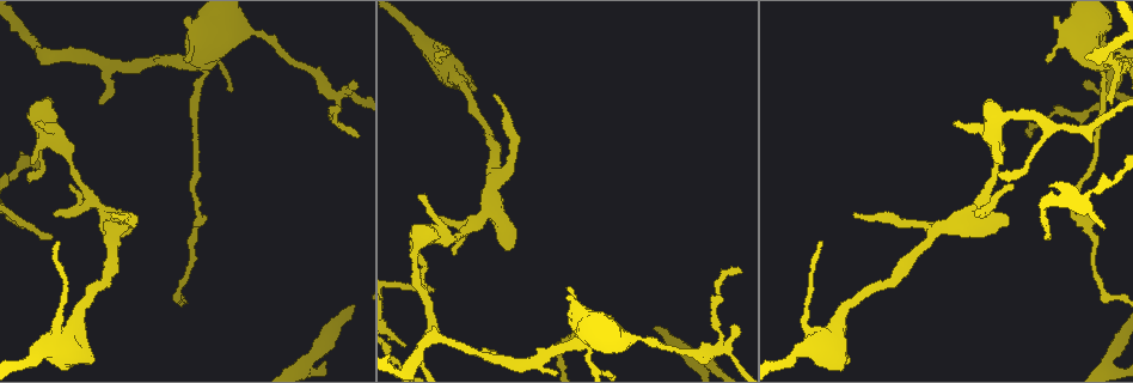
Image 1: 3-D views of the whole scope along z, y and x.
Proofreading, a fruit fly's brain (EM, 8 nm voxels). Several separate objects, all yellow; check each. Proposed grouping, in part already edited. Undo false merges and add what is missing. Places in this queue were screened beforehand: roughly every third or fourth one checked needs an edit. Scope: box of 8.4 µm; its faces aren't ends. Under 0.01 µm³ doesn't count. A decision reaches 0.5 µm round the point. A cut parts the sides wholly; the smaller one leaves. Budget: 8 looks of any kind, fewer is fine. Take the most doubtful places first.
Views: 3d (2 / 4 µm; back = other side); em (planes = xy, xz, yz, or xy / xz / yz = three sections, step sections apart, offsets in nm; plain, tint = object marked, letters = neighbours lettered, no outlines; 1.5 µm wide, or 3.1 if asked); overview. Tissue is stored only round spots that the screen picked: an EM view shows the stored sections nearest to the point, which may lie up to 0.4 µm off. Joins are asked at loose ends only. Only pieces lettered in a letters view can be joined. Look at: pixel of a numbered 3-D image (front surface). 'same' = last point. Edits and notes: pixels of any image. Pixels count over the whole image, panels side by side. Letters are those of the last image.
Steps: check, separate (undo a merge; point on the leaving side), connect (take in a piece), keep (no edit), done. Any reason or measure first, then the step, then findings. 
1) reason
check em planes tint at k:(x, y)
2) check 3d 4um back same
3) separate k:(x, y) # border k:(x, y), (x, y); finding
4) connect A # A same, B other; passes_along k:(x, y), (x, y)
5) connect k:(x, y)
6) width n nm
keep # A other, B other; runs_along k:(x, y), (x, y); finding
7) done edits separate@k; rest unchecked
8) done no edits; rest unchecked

thick turns thin
check em planes tint at 1:(1103, 81)

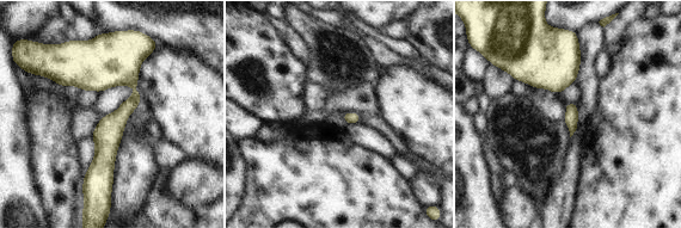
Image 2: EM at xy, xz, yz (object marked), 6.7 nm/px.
check em planes letters same

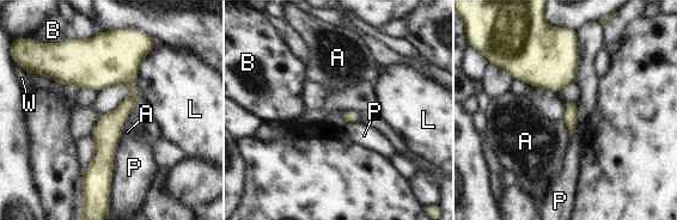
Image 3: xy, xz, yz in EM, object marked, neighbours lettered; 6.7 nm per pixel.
keep # A other, B other, L other, P other, W other; border 3:(124, 126), (119, 141); continuous, no second neuron

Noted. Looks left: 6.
an open end
check 3d 2um at 1:(98, 101)

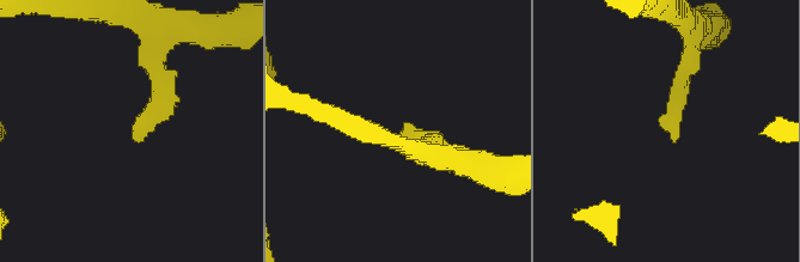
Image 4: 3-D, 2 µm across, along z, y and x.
need the tissue
check em planes letters at 4:(132, 136)

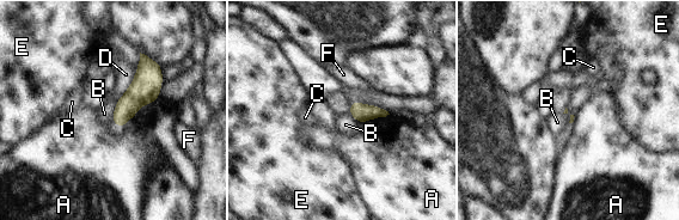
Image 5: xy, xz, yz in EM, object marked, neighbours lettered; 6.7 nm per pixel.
keep # A other, B other, C other, D other, E other, F other; border 5:(120, 97), (111, 121); none of them fits

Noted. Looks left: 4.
check 3d 4um at 1:(37, 122)

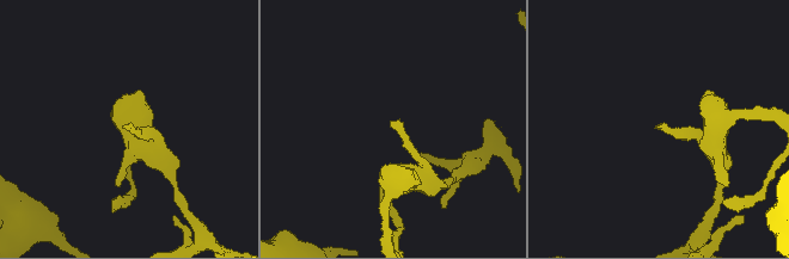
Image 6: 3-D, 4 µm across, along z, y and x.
check em planes letters at 6:(122, 127)

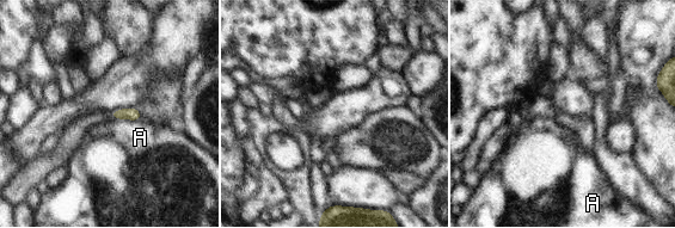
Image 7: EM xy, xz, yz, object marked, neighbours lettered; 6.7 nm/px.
width 90 nm; longest_contact A 200 nm
keep # A other; no lettered piece goes on from it

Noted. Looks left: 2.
done no edits; rest unchecked

